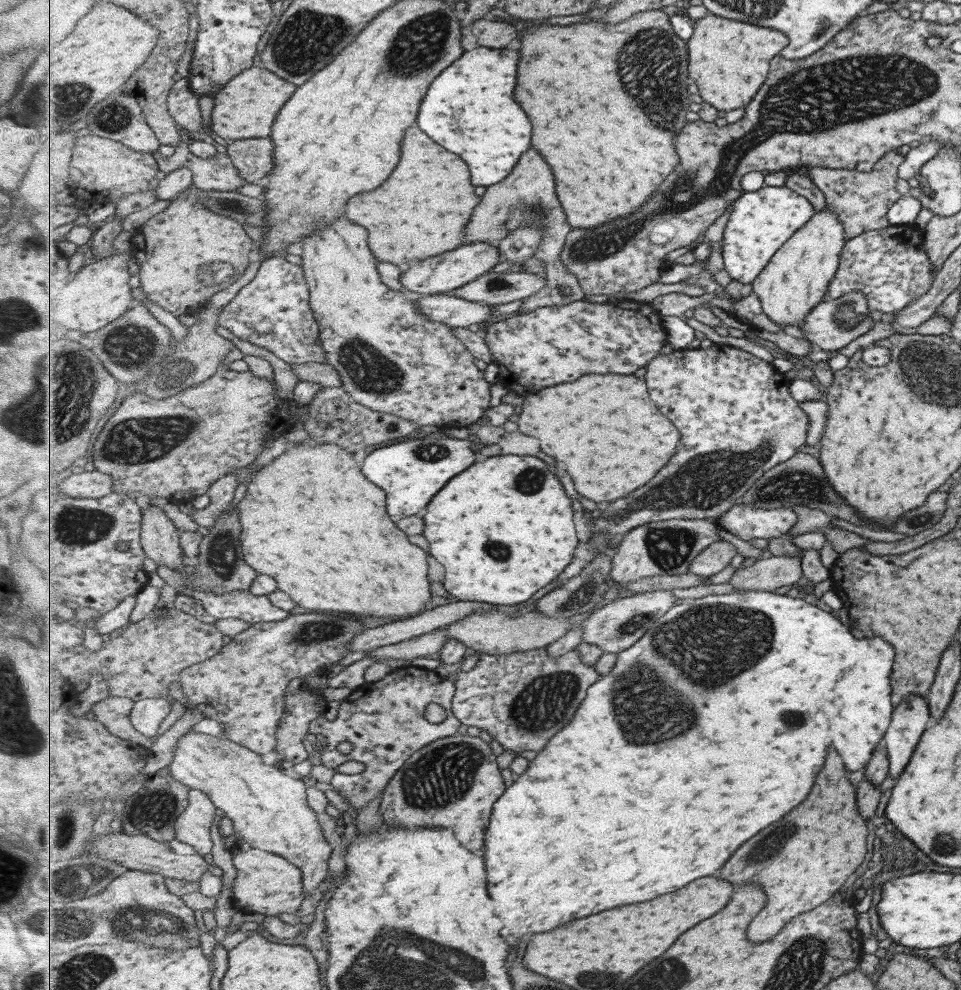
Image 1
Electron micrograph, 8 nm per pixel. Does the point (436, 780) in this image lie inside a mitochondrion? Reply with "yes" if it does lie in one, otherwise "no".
yes

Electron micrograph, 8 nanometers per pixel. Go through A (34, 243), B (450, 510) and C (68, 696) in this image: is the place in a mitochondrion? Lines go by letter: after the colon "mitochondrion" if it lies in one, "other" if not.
A: other
B: other
C: other

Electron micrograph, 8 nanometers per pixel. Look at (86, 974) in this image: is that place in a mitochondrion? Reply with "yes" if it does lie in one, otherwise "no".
yes

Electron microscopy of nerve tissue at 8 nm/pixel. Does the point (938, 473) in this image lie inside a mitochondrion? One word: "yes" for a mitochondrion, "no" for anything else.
no

